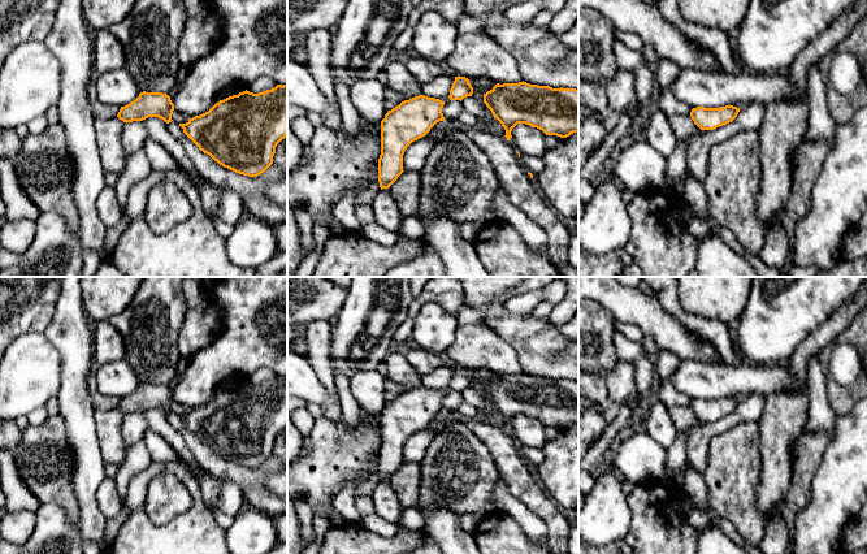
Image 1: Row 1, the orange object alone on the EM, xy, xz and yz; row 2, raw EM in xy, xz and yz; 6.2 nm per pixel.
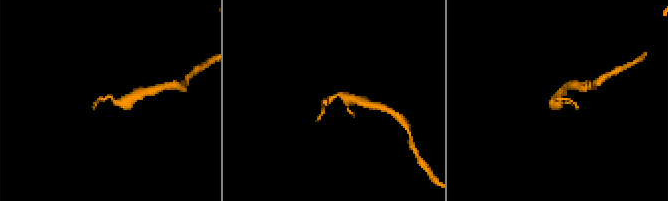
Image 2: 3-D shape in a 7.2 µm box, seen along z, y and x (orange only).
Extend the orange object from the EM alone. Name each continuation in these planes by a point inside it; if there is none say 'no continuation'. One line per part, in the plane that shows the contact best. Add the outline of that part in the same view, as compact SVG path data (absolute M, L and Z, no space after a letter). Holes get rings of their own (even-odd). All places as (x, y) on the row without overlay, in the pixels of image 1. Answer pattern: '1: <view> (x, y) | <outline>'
no continuation

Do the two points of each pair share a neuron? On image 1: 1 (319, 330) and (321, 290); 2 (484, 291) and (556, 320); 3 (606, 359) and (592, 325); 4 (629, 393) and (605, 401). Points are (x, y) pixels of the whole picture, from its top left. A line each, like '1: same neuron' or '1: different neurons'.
1: different neurons
2: different neurons
3: same neuron
4: different neurons

